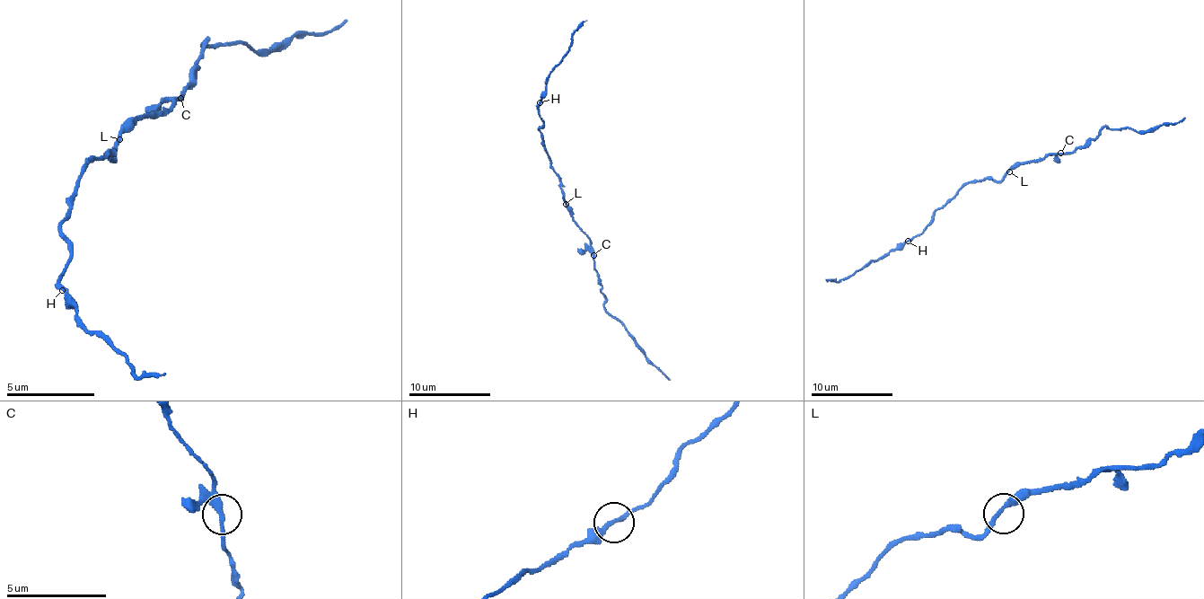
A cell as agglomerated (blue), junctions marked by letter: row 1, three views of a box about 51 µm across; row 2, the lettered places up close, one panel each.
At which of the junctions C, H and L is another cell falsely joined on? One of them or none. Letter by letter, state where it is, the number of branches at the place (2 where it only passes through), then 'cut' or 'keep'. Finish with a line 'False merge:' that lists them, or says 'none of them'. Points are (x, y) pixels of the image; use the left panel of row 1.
C: at (180, 98); 2 branches meet; cut
H: at (62, 290); 2 branches meet; keep
L: at (119, 139); 2 branches meet; keep
False merge: C

